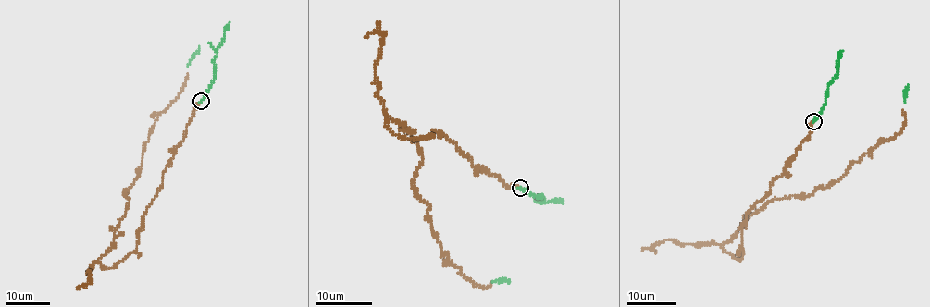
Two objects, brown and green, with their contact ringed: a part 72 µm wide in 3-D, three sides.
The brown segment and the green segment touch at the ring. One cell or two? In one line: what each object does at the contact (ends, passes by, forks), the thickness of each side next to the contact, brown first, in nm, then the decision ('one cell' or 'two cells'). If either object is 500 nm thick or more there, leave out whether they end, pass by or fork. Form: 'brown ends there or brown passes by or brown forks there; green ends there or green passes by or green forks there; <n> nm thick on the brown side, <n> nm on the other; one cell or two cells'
brown ends there; green ends there; 150 nm thick on the brown side, 150 nm on the other; one cell

